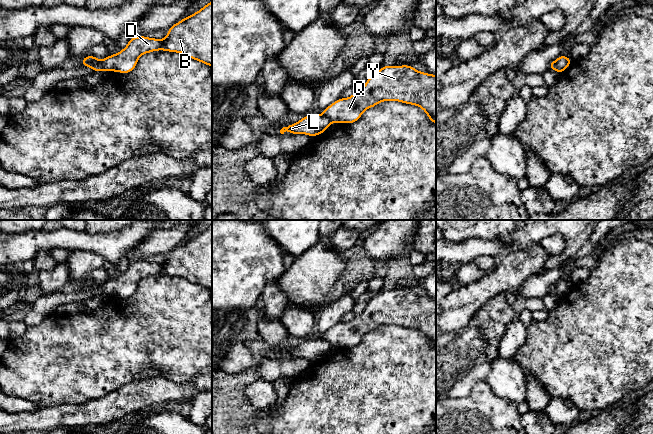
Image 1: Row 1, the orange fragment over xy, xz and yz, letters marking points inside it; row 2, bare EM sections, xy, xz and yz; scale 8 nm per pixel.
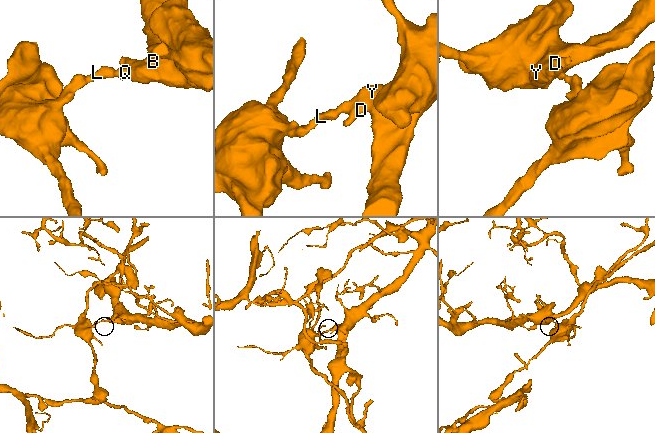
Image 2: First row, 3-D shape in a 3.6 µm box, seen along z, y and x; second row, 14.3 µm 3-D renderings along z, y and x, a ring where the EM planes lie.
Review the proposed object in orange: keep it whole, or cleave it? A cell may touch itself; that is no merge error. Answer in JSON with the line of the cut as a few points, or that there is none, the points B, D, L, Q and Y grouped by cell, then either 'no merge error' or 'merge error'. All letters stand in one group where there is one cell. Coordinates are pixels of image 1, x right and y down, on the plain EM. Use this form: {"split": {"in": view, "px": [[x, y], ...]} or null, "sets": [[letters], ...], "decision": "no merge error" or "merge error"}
{"split": {"in": "xy", "px": [[102, 284], [102, 292], [104, 294]]}, "sets": [["B", "D", "Q", "Y"], ["L"]], "decision": "merge error"}

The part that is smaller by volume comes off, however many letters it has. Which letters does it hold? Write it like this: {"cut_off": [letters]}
{"cut_off": ["L"]}

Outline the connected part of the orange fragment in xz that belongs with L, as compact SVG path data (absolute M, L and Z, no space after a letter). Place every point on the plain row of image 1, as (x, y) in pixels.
M323 338L319 339L306 339L304 342L298 346L283 351L280 354L281 358L284 358L286 355L296 358L306 358L310 361L318 360L325 356L331 345Z

